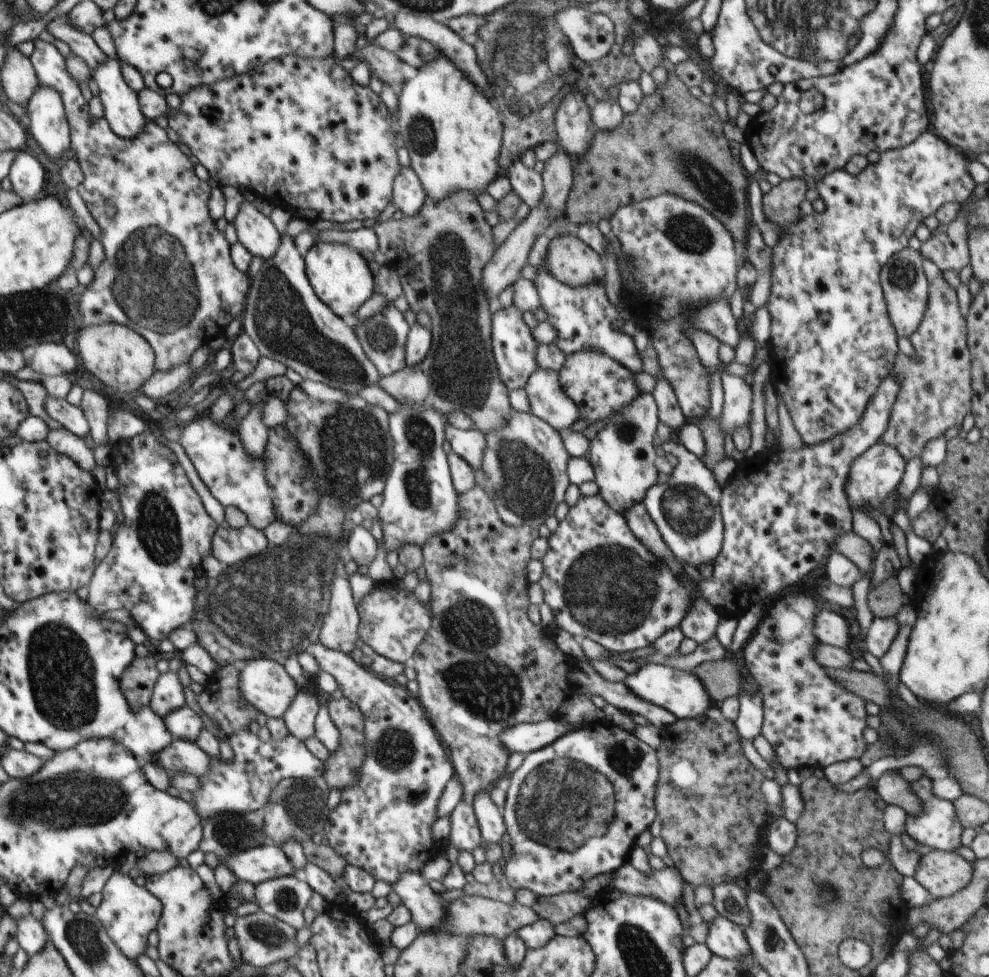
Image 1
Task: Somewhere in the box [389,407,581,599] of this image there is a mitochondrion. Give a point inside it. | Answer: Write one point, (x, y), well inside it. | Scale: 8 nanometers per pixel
(522, 479)

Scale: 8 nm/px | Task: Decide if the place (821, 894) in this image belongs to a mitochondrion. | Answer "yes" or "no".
yes

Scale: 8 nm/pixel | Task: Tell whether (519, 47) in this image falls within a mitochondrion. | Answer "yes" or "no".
yes

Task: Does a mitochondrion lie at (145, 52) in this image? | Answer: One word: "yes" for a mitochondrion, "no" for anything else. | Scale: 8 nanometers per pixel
no

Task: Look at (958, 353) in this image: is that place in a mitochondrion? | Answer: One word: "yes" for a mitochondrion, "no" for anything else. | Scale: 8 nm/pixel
no

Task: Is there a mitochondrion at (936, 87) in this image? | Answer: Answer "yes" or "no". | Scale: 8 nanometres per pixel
no

